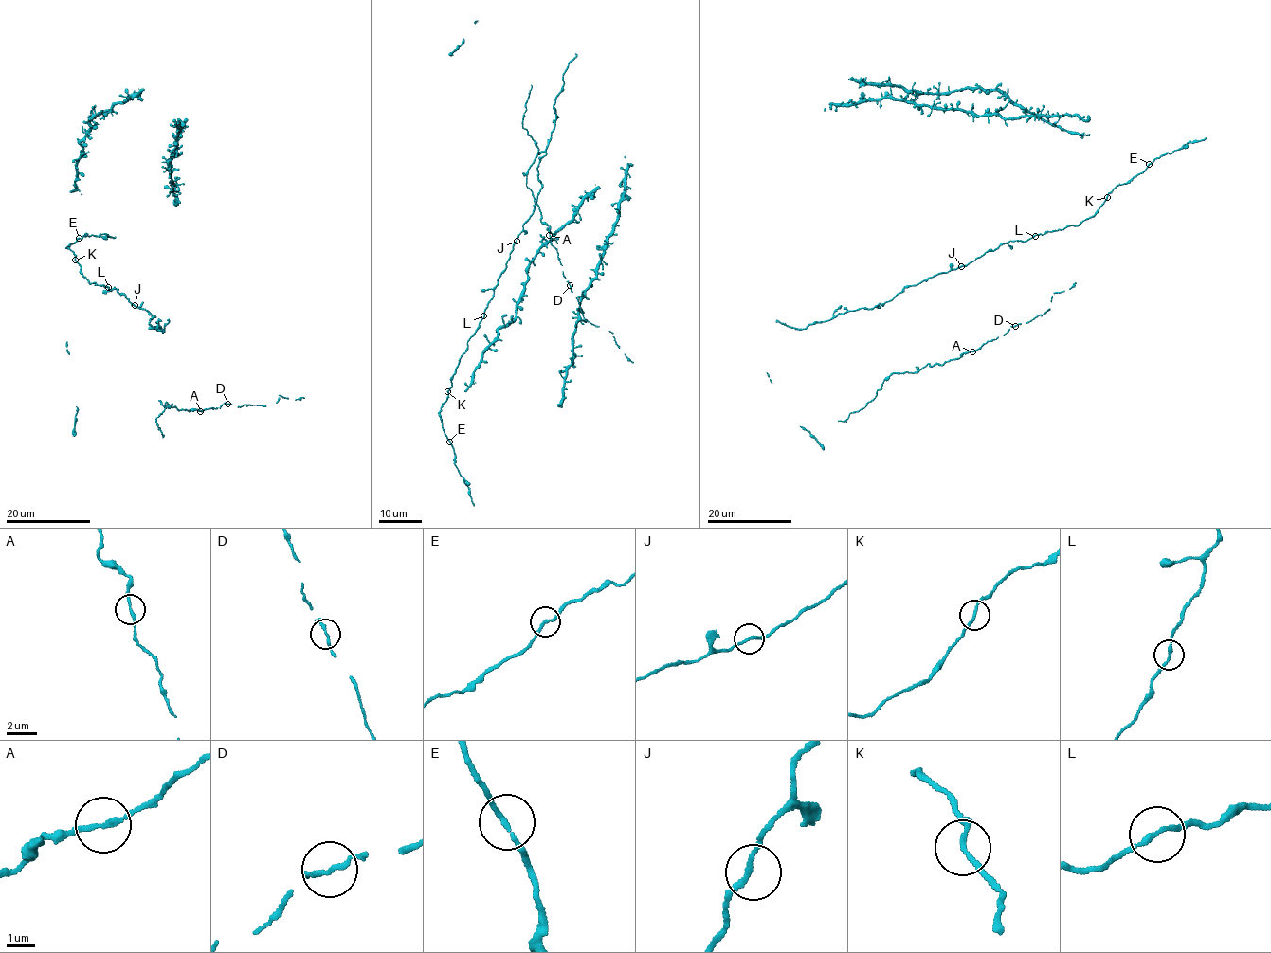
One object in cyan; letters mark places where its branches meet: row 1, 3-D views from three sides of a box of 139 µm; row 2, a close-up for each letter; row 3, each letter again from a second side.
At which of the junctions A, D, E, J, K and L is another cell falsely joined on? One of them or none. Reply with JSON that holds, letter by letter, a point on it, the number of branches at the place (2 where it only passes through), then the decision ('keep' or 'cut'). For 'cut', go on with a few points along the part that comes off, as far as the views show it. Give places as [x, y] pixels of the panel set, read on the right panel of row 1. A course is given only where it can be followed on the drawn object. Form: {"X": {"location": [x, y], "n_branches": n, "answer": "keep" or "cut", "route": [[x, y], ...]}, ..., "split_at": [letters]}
{"A": {"location": [972, 351], "n_branches": 2, "answer": "keep"}, "D": {"location": [1015, 326], "n_branches": 2, "answer": "keep"}, "E": {"location": [1149, 164], "n_branches": 2, "answer": "keep"}, "J": {"location": [961, 266], "n_branches": 2, "answer": "keep"}, "K": {"location": [1107, 197], "n_branches": 2, "answer": "keep"}, "L": {"location": [1035, 236], "n_branches": 2, "answer": "keep"}, "split_at": []}

